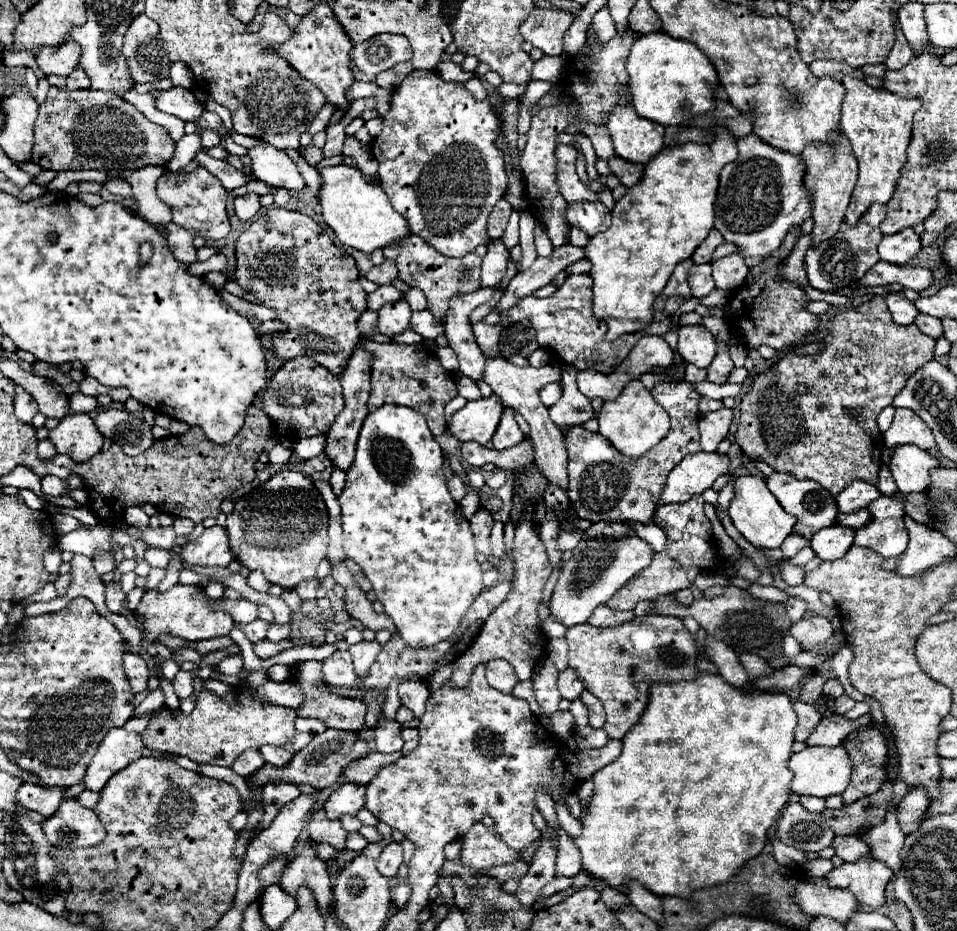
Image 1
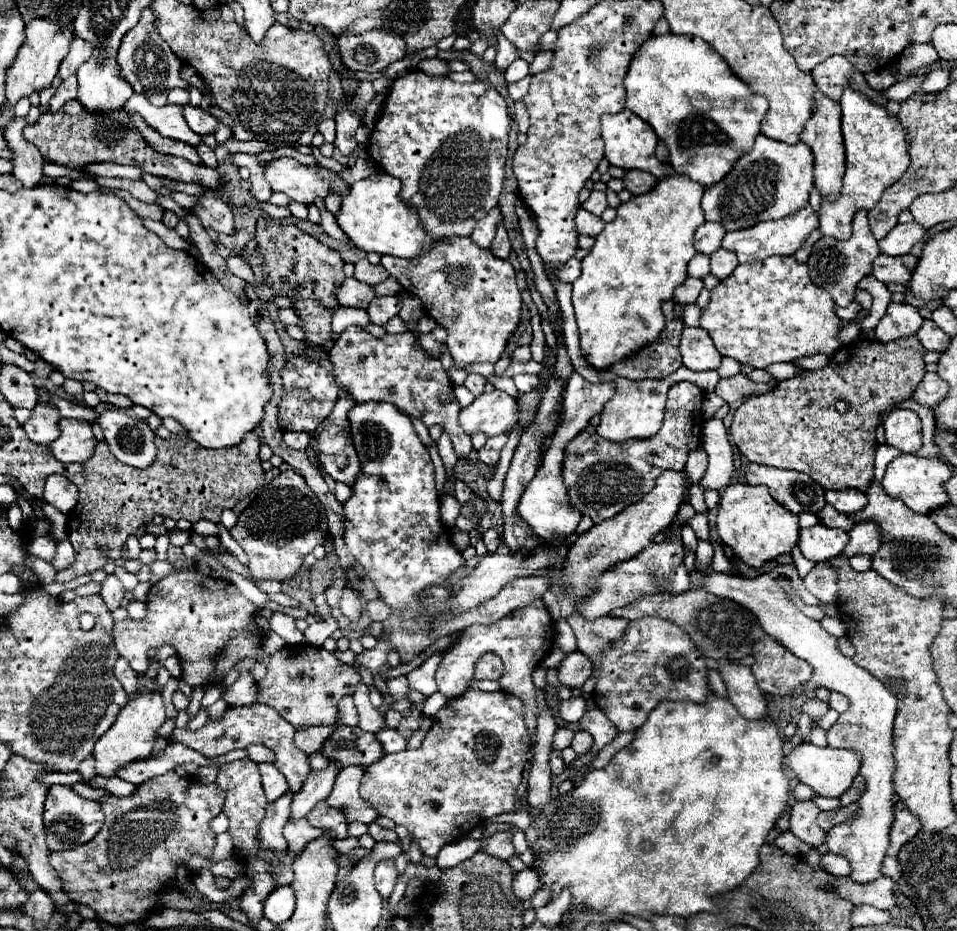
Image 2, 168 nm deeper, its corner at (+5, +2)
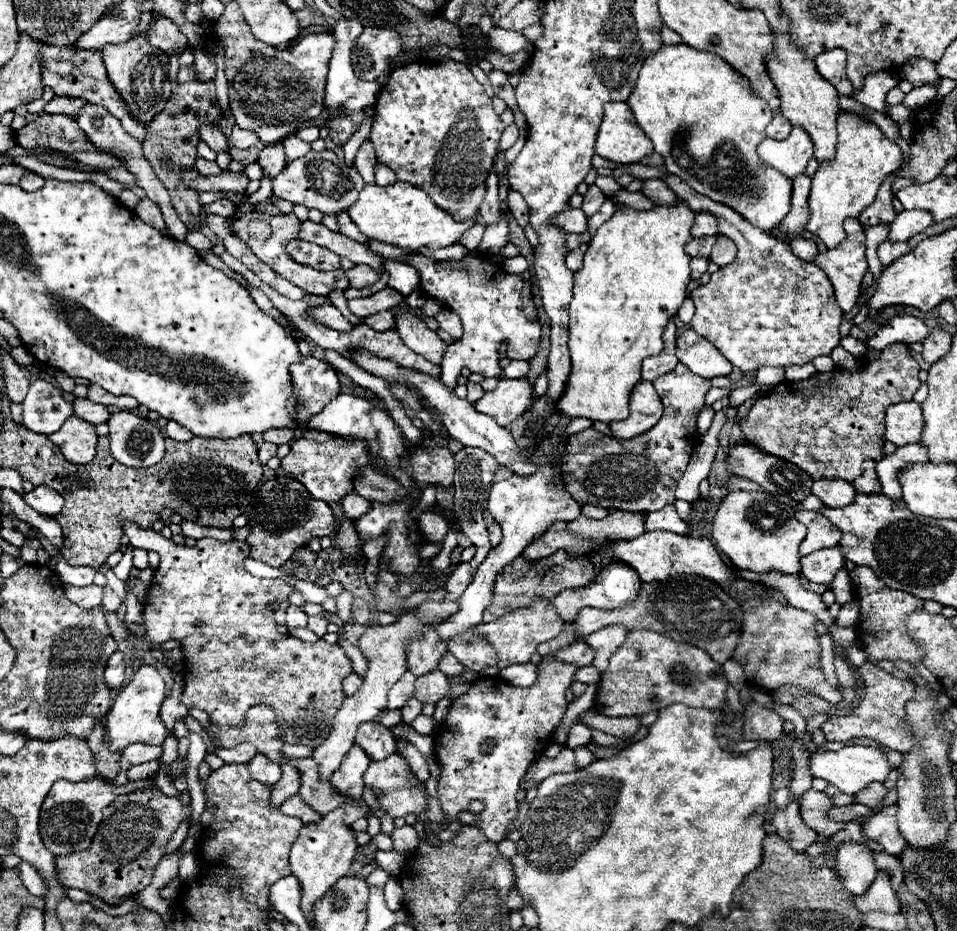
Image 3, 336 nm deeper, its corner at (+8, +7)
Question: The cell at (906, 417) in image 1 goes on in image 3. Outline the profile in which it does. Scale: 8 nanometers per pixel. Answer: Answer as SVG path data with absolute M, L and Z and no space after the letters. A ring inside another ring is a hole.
M914 401L896 403L886 411L886 439L896 447L918 443L924 429L922 407Z

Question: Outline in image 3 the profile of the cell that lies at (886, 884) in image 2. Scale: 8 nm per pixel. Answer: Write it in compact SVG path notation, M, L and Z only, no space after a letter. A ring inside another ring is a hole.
M878 873L870 889L864 895L856 897L854 903L856 903L856 909L862 913L870 913L870 911L900 913L900 901L896 899L896 893L890 885L890 877L884 873Z

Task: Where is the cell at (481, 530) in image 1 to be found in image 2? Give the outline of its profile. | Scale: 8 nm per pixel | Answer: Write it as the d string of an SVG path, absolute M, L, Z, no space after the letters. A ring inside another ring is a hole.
M455 482L455 498L461 502L461 504L467 504L473 500L473 492L469 486L465 486L463 482Z

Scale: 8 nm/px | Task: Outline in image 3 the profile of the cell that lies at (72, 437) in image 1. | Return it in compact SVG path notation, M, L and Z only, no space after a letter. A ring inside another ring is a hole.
M74 415L60 427L60 431L50 435L50 441L58 445L62 455L72 463L90 463L96 457L96 427Z

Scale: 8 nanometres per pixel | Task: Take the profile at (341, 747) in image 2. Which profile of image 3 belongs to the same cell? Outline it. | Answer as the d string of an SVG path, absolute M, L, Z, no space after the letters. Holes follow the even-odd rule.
M370 721L370 723L362 723L356 735L356 743L368 753L368 757L372 761L378 759L386 759L388 755L396 753L396 737L392 733L392 729Z

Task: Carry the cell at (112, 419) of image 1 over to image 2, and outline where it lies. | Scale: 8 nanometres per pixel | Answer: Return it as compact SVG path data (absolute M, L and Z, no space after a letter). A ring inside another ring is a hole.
M109 408L99 416L97 424L119 462L145 468L155 460L155 434L145 420L133 418L119 408Z

